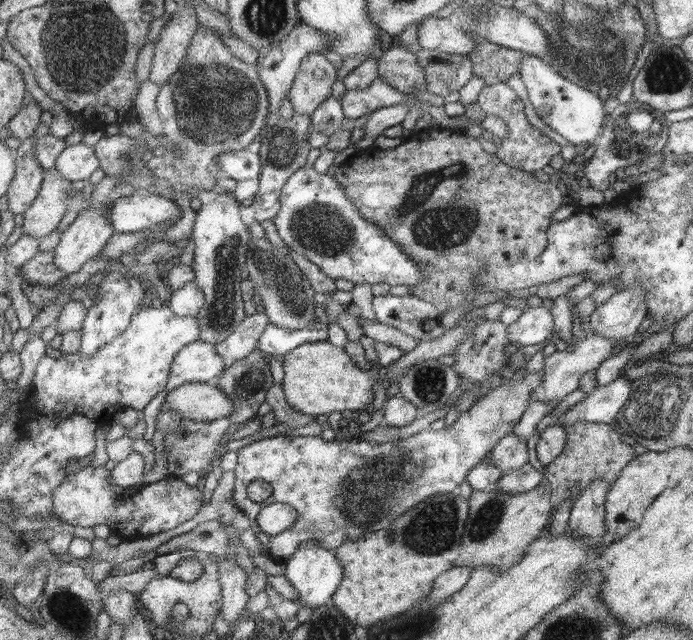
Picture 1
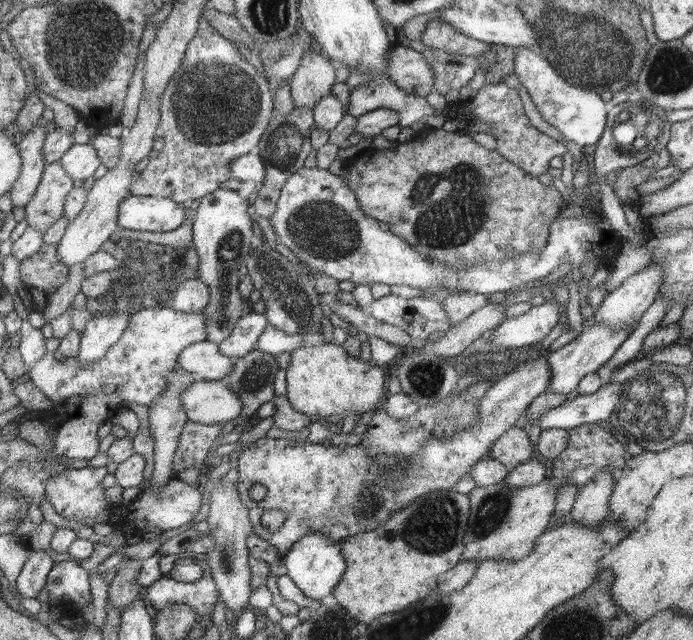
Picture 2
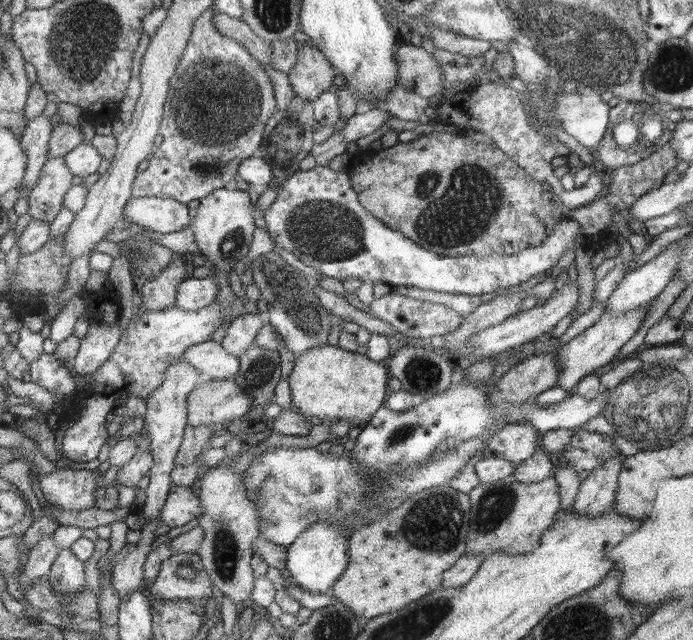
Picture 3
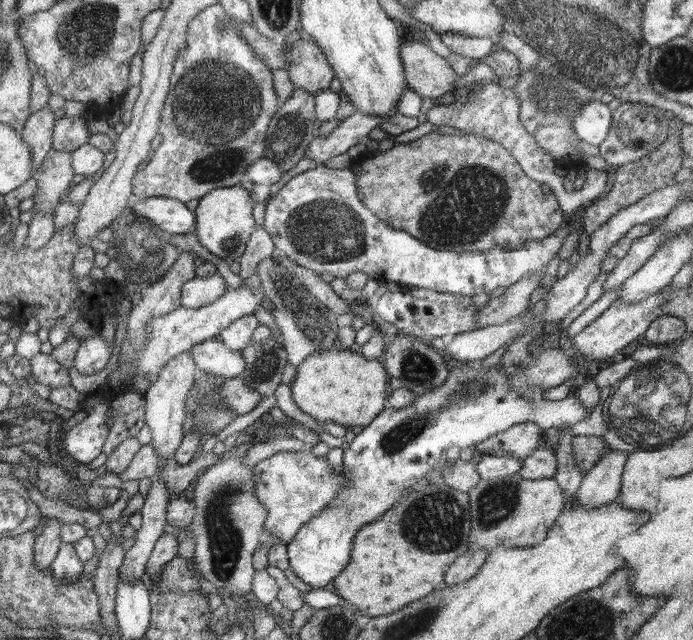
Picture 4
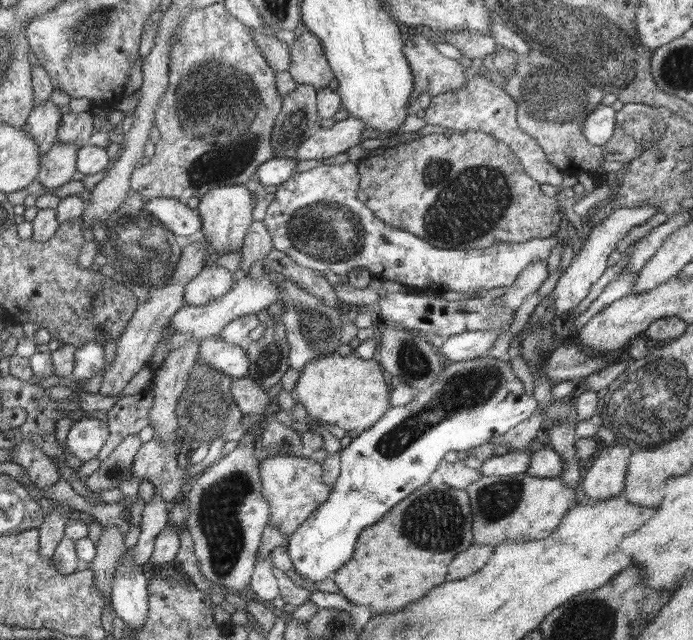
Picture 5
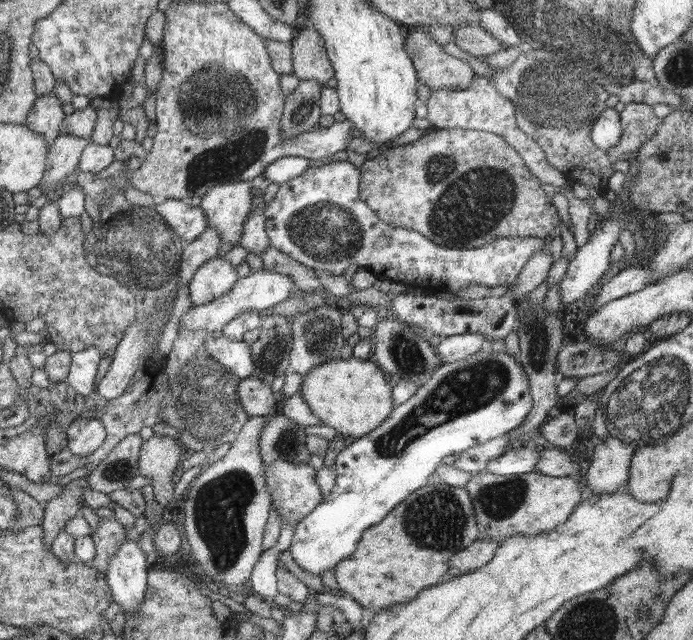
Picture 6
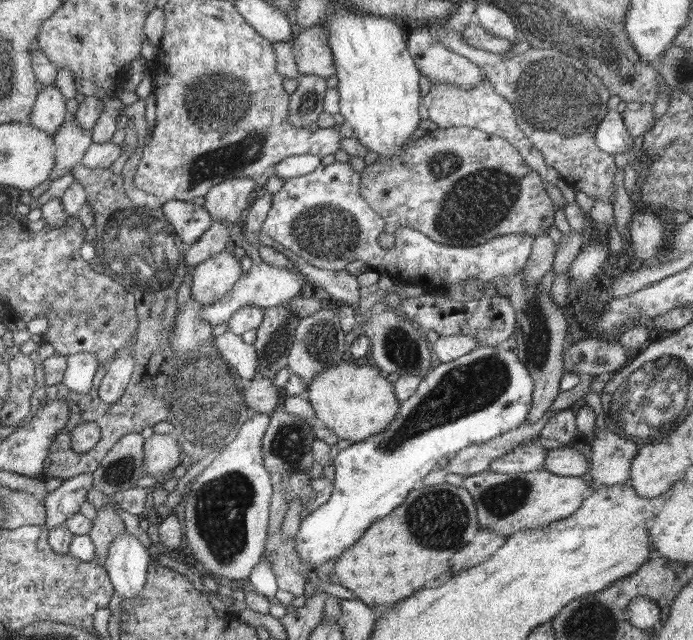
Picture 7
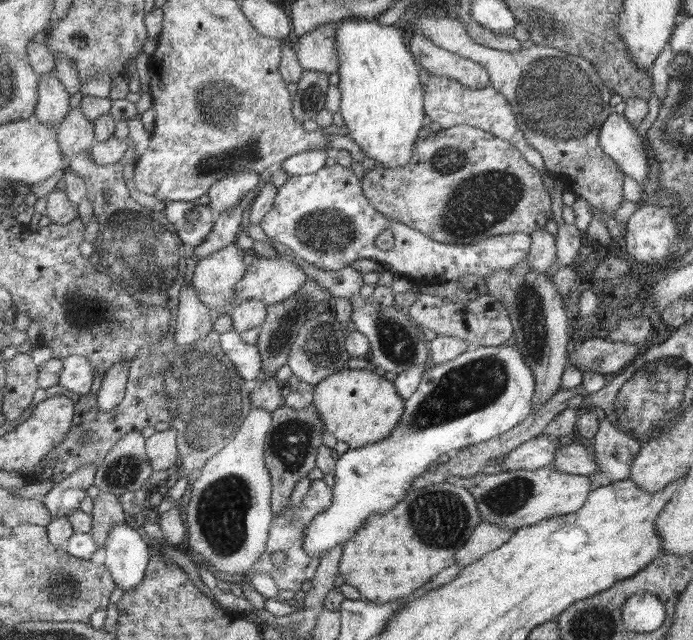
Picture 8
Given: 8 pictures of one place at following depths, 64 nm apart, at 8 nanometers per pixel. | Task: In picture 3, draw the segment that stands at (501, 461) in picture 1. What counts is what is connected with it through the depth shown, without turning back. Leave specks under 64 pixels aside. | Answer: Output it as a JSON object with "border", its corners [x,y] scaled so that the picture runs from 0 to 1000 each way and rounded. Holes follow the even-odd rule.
{"border":[[[733,664],[703,686],[701,706],[746,727],[765,716],[779,700],[779,680],[768,664]]]}

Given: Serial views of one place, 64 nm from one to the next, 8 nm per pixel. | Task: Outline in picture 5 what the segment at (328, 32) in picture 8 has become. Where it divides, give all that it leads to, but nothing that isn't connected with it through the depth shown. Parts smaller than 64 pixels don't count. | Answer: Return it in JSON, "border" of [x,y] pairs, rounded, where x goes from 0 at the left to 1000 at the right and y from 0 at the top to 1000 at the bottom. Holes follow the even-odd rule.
{"border":[[[434,47],[417,70],[417,113],[429,131],[446,131],[457,141],[473,136],[485,119],[469,86],[469,73],[449,50]]]}

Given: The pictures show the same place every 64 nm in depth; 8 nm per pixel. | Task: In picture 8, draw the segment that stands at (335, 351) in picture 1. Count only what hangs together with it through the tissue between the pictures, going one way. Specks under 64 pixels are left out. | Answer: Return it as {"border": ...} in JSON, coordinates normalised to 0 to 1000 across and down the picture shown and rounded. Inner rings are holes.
{"border":[[[540,573],[527,577],[495,575],[486,583],[468,591],[459,600],[452,602],[453,639],[462,647],[462,655],[468,661],[469,672],[479,675],[488,689],[502,691],[504,700],[517,700],[531,692],[538,692],[553,686],[563,678],[563,673],[580,656],[580,645],[584,644],[584,623],[573,614],[570,600],[557,592],[553,583]]]}

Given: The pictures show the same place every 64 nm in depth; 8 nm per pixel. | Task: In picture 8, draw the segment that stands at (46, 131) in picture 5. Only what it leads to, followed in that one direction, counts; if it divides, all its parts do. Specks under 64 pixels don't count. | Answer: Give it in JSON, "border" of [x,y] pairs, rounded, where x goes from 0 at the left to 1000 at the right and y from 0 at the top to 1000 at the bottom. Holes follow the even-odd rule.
{"border":[[[79,109],[58,119],[59,150],[53,163],[53,186],[61,194],[78,197],[102,173],[101,148],[82,120]]]}

